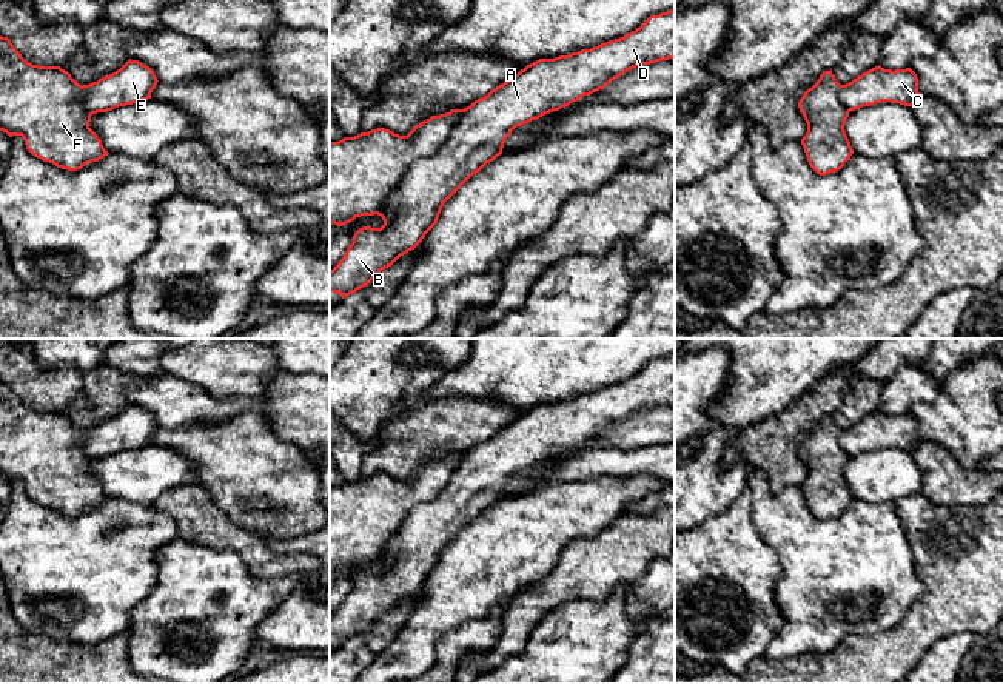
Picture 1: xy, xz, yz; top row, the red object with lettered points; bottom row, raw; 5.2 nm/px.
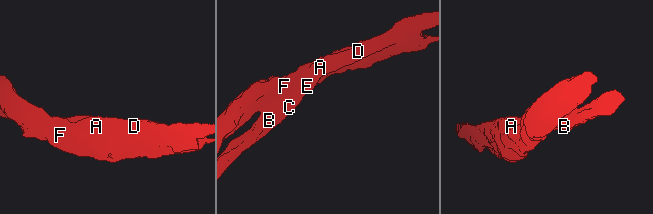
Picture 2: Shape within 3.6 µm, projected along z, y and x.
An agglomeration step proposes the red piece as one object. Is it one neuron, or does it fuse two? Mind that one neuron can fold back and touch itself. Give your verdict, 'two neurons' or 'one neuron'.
two neurons

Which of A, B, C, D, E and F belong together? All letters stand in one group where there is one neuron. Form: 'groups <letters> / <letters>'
groups A B C D E / F

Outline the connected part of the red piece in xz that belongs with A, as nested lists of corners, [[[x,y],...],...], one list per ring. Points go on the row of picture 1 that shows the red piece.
[[[675,8],[650,15],[639,28],[626,34],[624,37],[609,40],[590,49],[581,49],[569,55],[559,55],[555,59],[539,59],[518,74],[510,77],[491,89],[487,96],[475,100],[470,106],[464,108],[464,112],[458,123],[451,128],[447,140],[441,148],[427,157],[413,162],[402,182],[387,196],[377,216],[382,217],[384,225],[381,228],[362,226],[354,236],[351,245],[347,248],[344,257],[330,271],[330,291],[337,293],[342,299],[367,287],[376,274],[391,267],[401,256],[414,250],[425,234],[438,223],[444,203],[476,173],[479,173],[487,163],[493,162],[502,154],[507,137],[516,126],[522,126],[532,120],[536,120],[553,111],[569,106],[578,102],[584,96],[590,96],[599,89],[604,89],[612,80],[621,77],[624,72],[642,66],[669,60],[675,57]]]

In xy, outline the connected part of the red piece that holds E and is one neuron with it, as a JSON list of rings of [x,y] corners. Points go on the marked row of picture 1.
[[[128,60],[116,72],[83,85],[77,99],[91,114],[108,112],[151,99],[157,85],[154,71],[139,60]]]

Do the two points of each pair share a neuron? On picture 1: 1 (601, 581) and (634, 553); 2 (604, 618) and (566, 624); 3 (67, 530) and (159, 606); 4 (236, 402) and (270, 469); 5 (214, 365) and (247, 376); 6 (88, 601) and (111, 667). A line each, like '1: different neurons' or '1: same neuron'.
1: same neuron
2: same neuron
3: different neurons
4: different neurons
5: same neuron
6: different neurons

